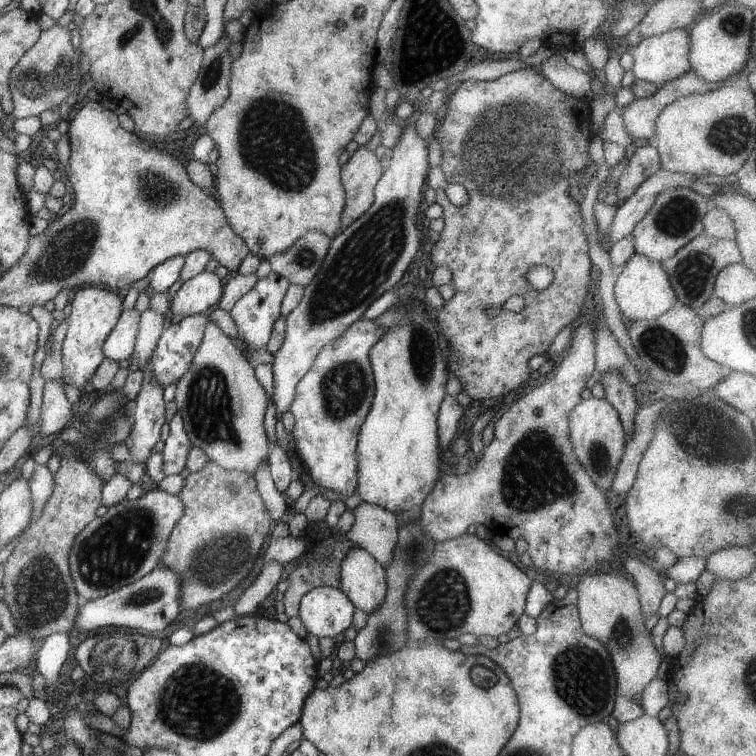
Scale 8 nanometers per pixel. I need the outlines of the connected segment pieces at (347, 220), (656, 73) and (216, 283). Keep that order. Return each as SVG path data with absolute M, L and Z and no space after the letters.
M358 146L347 162L340 167L344 190L344 207L340 214L340 228L350 225L361 216L374 199L374 186L385 169L382 160L372 150Z
M671 29L663 31L661 34L643 37L630 51L633 60L631 72L635 79L641 79L660 86L690 69L688 52L689 37L687 30Z
M201 271L188 278L170 300L171 314L194 315L212 310L223 292L223 285L214 273Z

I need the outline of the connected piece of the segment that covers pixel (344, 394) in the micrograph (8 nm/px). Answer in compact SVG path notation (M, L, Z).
M357 319L334 341L317 353L311 368L295 385L288 411L294 416L292 441L303 470L319 488L348 497L354 492L358 475L357 435L374 395L374 378L368 350L387 328L373 319Z

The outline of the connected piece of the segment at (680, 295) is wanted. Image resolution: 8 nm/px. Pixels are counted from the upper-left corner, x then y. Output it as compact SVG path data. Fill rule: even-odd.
M703 232L680 246L671 258L662 262L669 284L676 294L677 302L698 310L712 295L716 274L728 264L739 263L740 253L737 243L733 239L716 239Z

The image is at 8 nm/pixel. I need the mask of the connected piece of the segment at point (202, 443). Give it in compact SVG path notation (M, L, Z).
M208 318L204 333L193 353L191 364L176 380L173 401L180 414L183 430L193 447L203 449L209 461L228 471L243 471L253 474L269 454L269 444L263 429L263 414L268 398L261 384L255 379L250 362L244 352L238 350L219 328Z

